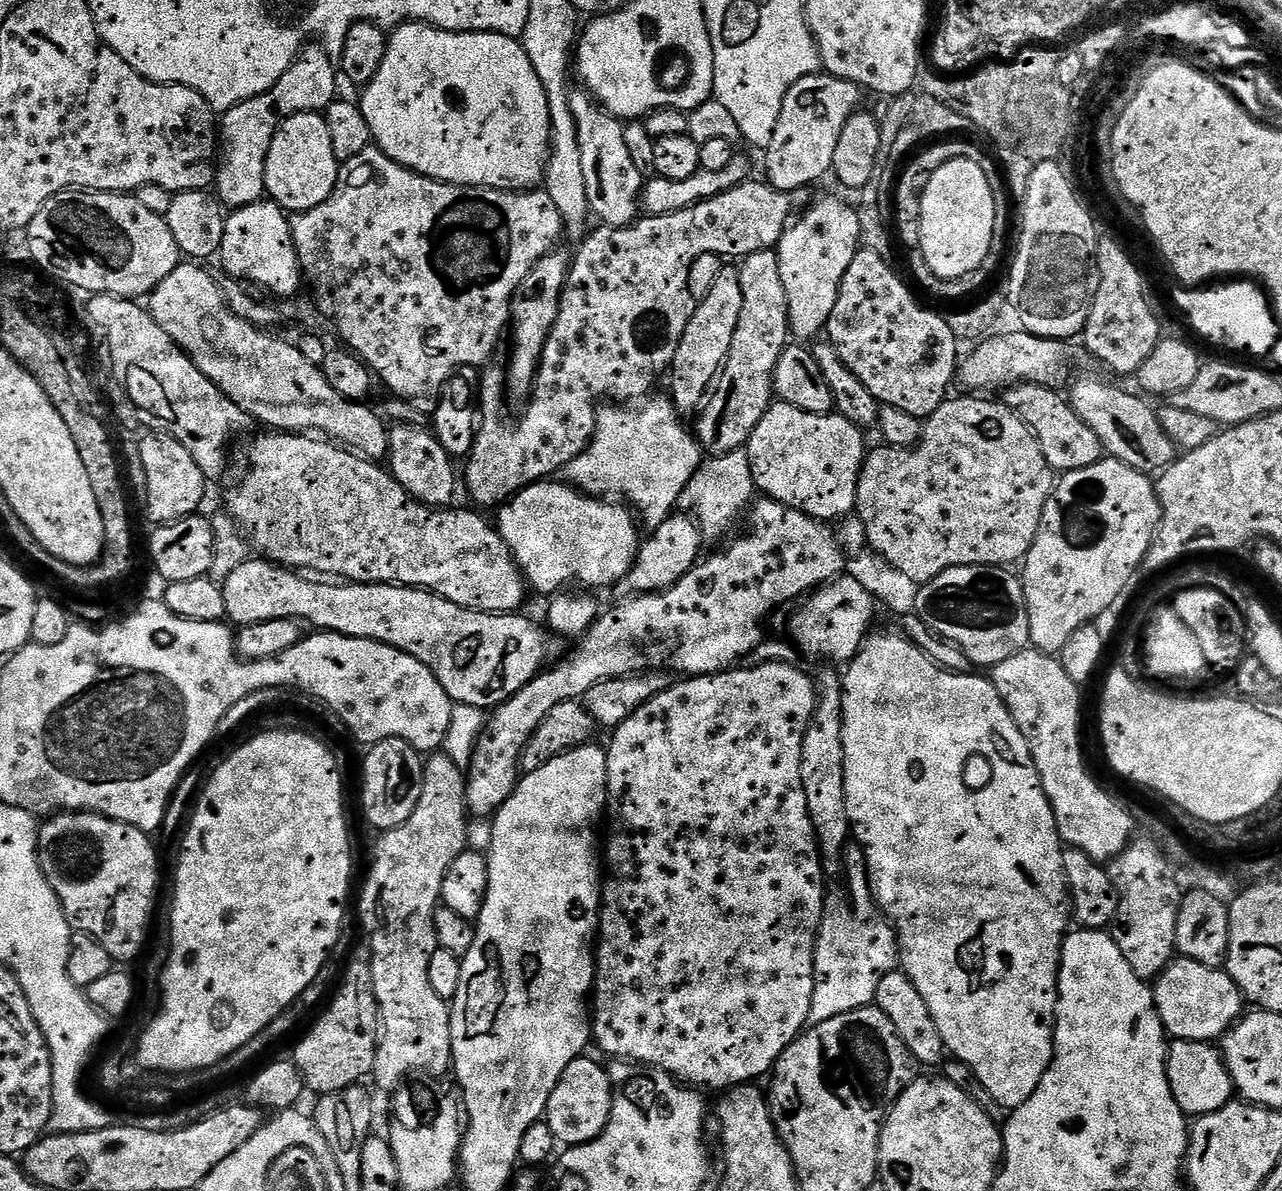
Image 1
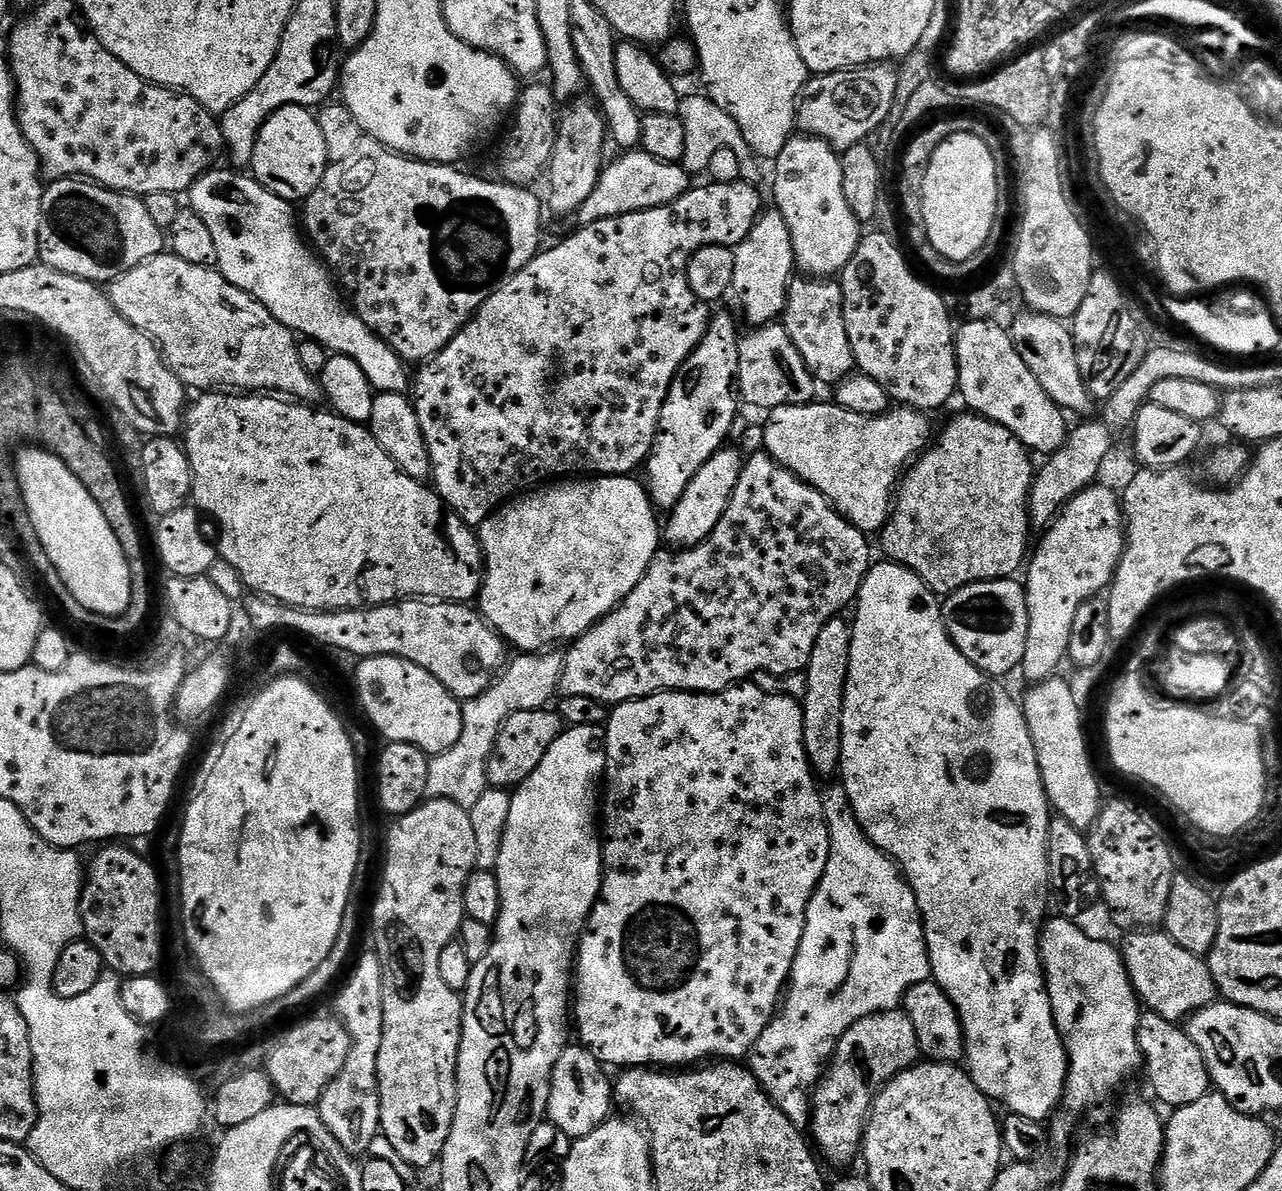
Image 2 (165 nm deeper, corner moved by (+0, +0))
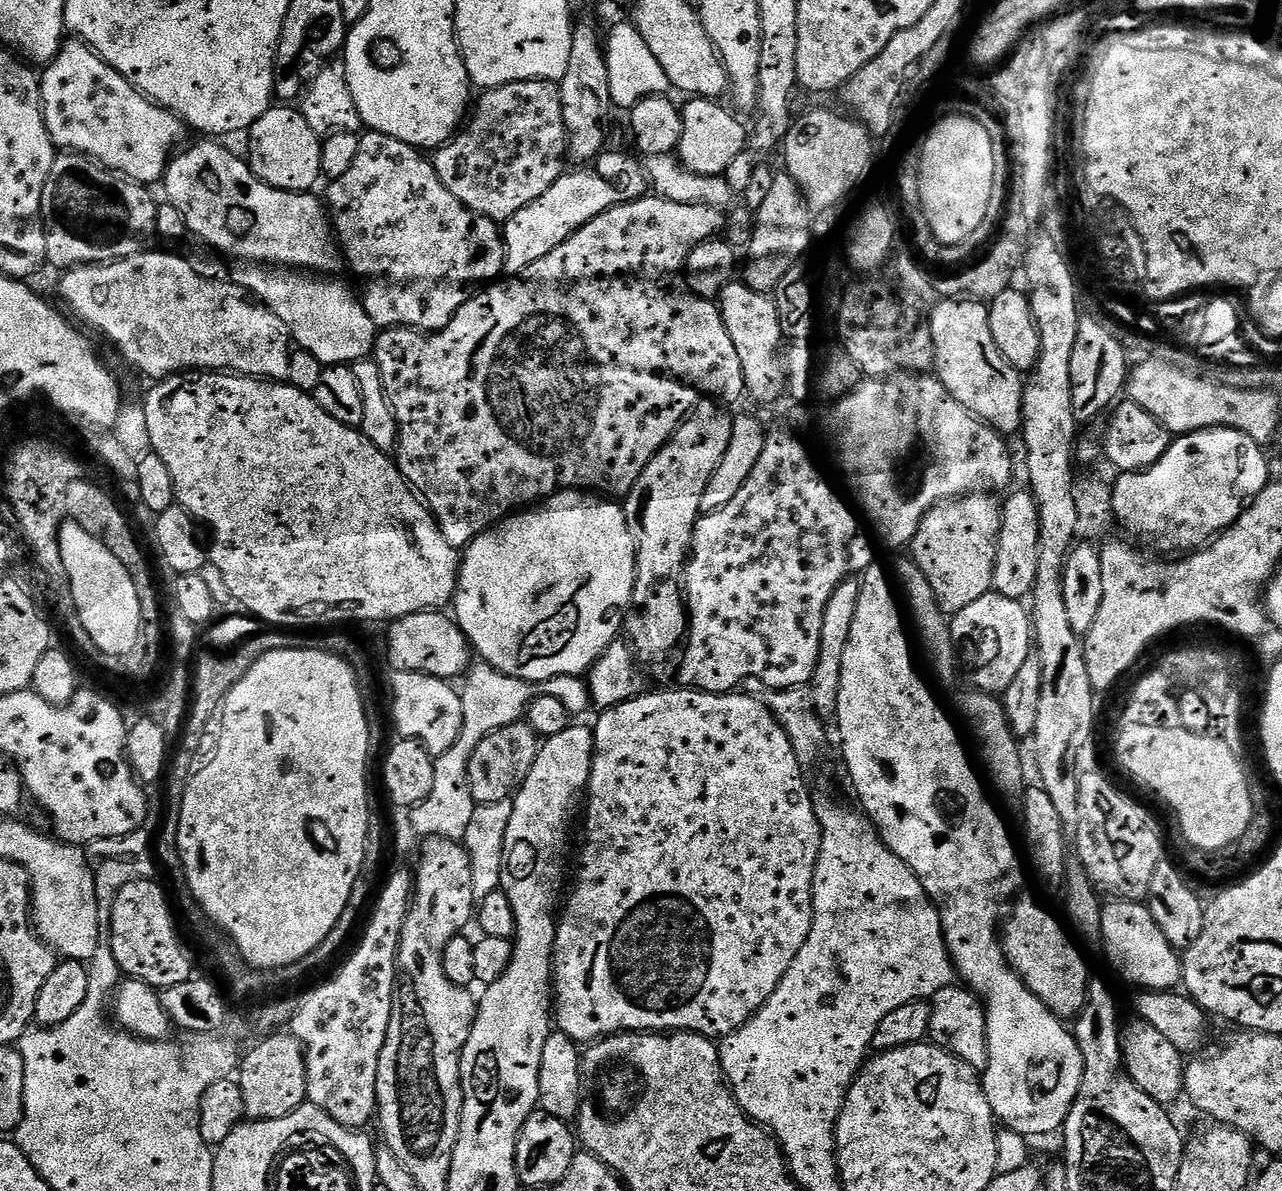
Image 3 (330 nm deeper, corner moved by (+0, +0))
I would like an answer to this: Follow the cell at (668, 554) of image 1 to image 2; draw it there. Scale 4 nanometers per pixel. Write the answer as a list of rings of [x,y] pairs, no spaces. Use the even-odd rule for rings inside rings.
[[[719,448],[708,459],[706,466],[702,466],[702,470],[698,470],[698,474],[690,478],[690,486],[686,486],[682,498],[678,498],[676,505],[667,513],[668,524],[666,520],[662,528],[663,539],[672,543],[669,545],[680,550],[694,548],[712,533],[718,522],[722,522],[722,514],[726,514],[726,506],[730,506],[734,486],[738,486],[738,478],[744,469],[745,457],[741,449],[736,448]]]

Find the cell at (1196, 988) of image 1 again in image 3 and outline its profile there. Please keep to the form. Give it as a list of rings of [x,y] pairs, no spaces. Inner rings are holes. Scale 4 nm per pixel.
[[[1113,899],[1104,904],[1102,914],[1102,938],[1104,939],[1104,953],[1108,956],[1109,965],[1124,980],[1133,984],[1133,989],[1150,992],[1171,992],[1179,989],[1182,984],[1182,956],[1177,949],[1162,934],[1154,914],[1148,909],[1147,903],[1134,900]]]

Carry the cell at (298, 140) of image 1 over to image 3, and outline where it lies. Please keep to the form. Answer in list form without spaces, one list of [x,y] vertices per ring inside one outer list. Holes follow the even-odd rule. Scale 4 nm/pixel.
[[[292,106],[269,108],[246,133],[248,167],[262,182],[287,192],[311,193],[316,183],[321,183],[320,159],[322,136],[311,128],[300,110]]]

